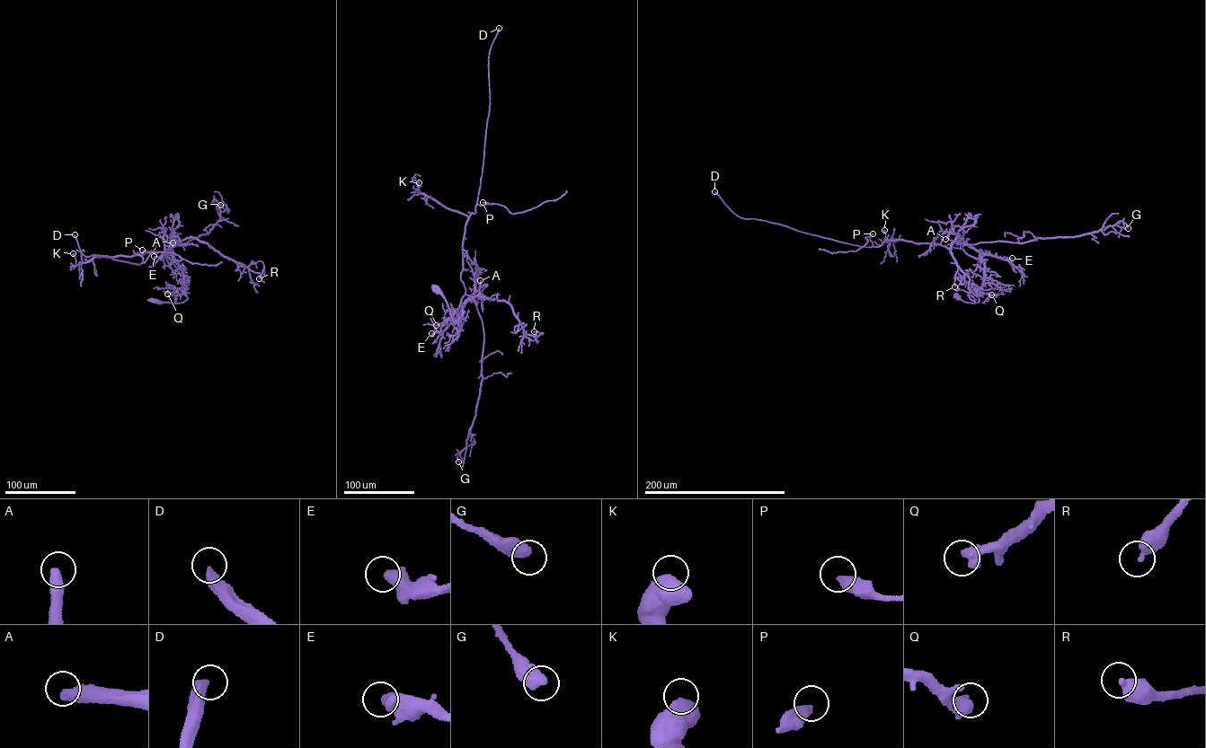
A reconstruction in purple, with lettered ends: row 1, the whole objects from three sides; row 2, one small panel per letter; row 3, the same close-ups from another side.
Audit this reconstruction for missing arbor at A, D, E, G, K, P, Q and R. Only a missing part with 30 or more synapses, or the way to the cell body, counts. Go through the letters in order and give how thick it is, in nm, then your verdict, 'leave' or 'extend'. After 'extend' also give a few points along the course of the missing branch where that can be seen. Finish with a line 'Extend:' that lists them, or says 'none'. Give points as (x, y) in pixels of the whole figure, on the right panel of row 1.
A: calibre 480 nm; extend; course (945, 239), (930, 233), (940, 215), (940, 205), (930, 201)
D: calibre 420 nm; extend; course (714, 191), (689, 171), (659, 154), (651, 145), (647, 146), (654, 154), (660, 147)
E: calibre 480 nm; leave
G: calibre 550 nm; leave
K: calibre 700 nm; leave
P: calibre 460 nm; leave
Q: calibre 550 nm; leave
R: calibre 380 nm; leave
Extend: A, D

